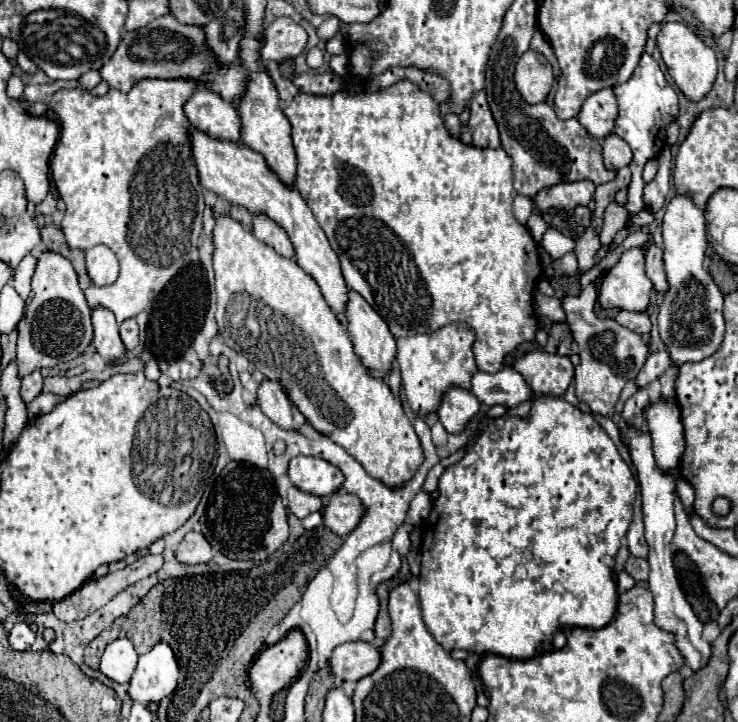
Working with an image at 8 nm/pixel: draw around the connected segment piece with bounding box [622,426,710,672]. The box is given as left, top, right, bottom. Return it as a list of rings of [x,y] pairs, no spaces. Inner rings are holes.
[[[630,426],[622,432],[624,442],[630,448],[638,480],[640,480],[640,492],[642,492],[642,508],[644,508],[644,528],[646,528],[646,542],[648,542],[648,564],[650,564],[650,592],[654,594],[656,602],[656,622],[660,628],[672,632],[676,636],[676,646],[684,654],[688,666],[696,672],[708,664],[710,658],[710,644],[702,640],[702,622],[696,618],[692,606],[686,602],[676,570],[672,564],[672,550],[670,542],[674,536],[674,498],[676,498],[676,472],[664,474],[658,470],[654,454],[652,454],[652,440],[650,434],[642,434],[640,430],[632,430]]]

